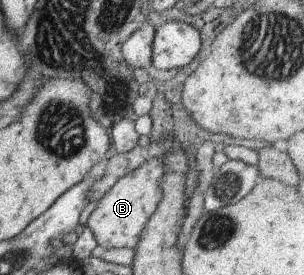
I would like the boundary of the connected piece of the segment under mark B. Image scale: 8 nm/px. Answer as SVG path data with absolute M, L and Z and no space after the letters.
M152 152L138 168L120 177L92 206L88 212L86 226L89 227L97 247L133 248L139 239L149 216L160 200L158 179L163 173L164 153L152 156Z

